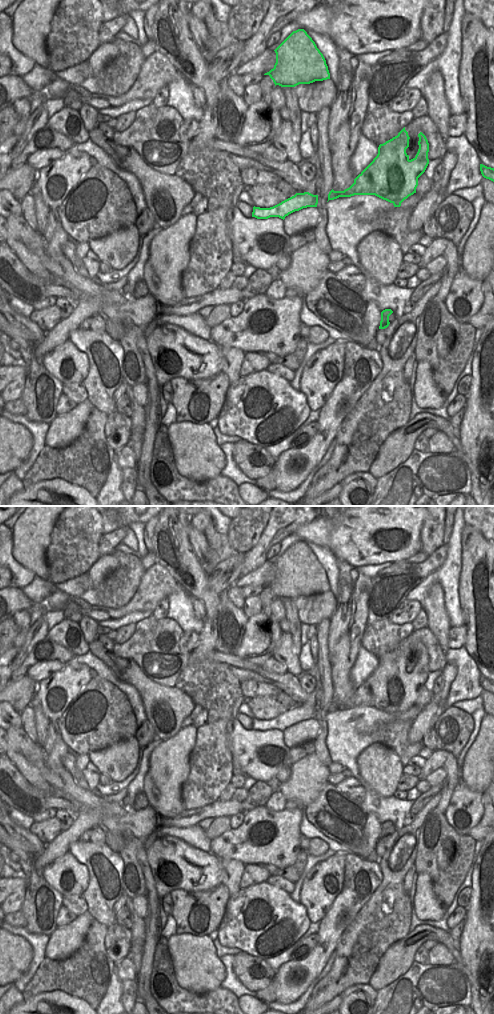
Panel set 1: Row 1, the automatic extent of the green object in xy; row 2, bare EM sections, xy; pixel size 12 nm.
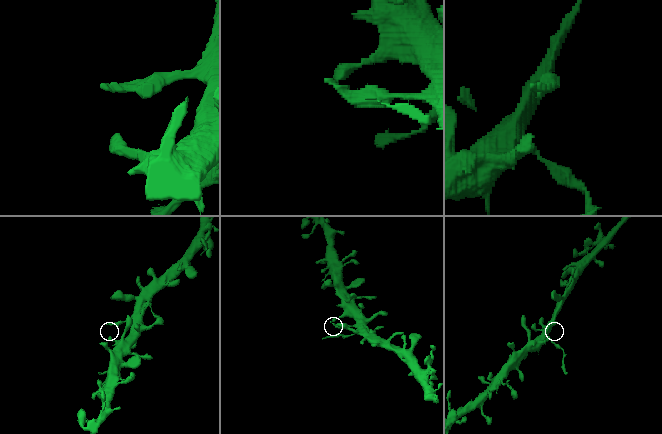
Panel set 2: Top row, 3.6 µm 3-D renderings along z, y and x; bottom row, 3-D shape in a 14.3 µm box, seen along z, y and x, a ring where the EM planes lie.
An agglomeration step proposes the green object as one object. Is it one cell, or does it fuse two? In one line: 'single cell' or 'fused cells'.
fused cells

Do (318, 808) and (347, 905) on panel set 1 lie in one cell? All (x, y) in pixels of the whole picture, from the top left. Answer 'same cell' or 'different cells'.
different cells

